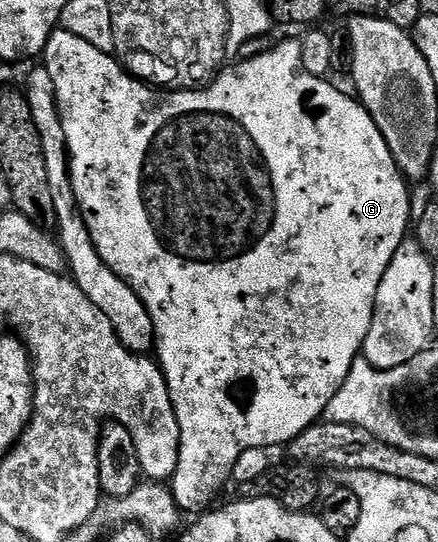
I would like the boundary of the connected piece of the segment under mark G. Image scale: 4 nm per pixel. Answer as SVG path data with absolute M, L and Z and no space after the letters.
M62 27L57 28L51 38L48 39L47 46L44 47L41 54L41 61L42 64L46 65L49 71L49 79L53 79L53 87L57 91L59 118L65 127L67 162L71 168L71 182L73 183L75 198L79 204L79 211L83 214L83 222L86 223L89 235L93 239L93 243L97 247L103 262L121 279L125 279L129 283L129 287L133 287L133 291L139 296L141 303L147 308L149 315L153 319L153 327L157 338L157 354L159 353L157 364L163 371L163 378L167 380L167 386L171 392L173 411L177 415L177 427L179 428L177 469L175 474L169 478L171 494L177 503L177 507L184 514L195 513L194 515L202 515L216 504L215 496L226 485L229 485L233 463L237 463L237 455L241 455L241 451L249 451L250 449L270 450L271 445L286 446L297 434L303 433L310 425L316 424L322 418L325 407L329 407L329 399L333 399L333 395L337 395L341 383L349 375L351 365L354 361L360 360L363 344L369 335L369 327L373 321L377 287L381 287L381 279L385 275L393 255L397 255L397 247L401 247L401 243L408 236L409 226L413 221L411 193L407 190L409 182L397 167L397 163L393 159L393 155L389 151L389 147L385 143L377 123L373 123L373 119L363 102L352 96L350 92L348 92L349 94L342 93L337 86L330 85L330 80L327 77L309 75L309 71L305 71L305 67L301 63L301 47L299 46L299 41L295 39L293 41L279 41L263 54L257 55L248 61L236 60L232 69L224 68L206 87L183 87L178 91L164 91L162 88L148 85L147 82L141 81L137 77L132 77L130 72L124 69L112 54L97 51L97 47L93 47L93 43L85 43L85 39L77 39L77 35L73 35L68 29Z

